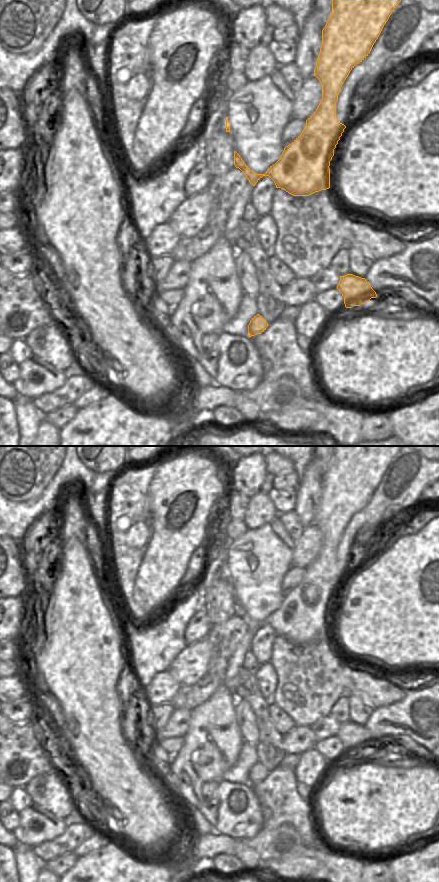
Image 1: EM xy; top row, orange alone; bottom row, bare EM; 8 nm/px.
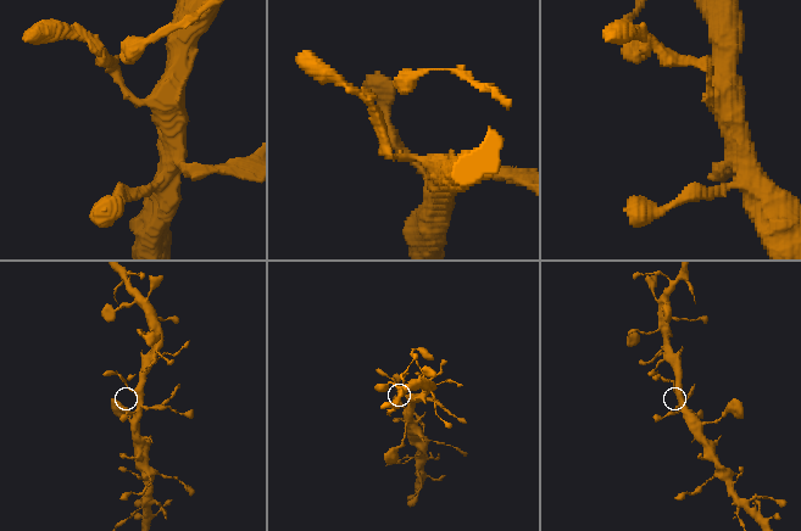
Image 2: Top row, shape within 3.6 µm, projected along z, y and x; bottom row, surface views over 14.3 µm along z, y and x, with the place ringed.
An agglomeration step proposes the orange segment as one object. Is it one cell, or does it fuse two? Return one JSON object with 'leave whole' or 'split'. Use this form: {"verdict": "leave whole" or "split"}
{"verdict": "leave whole"}

